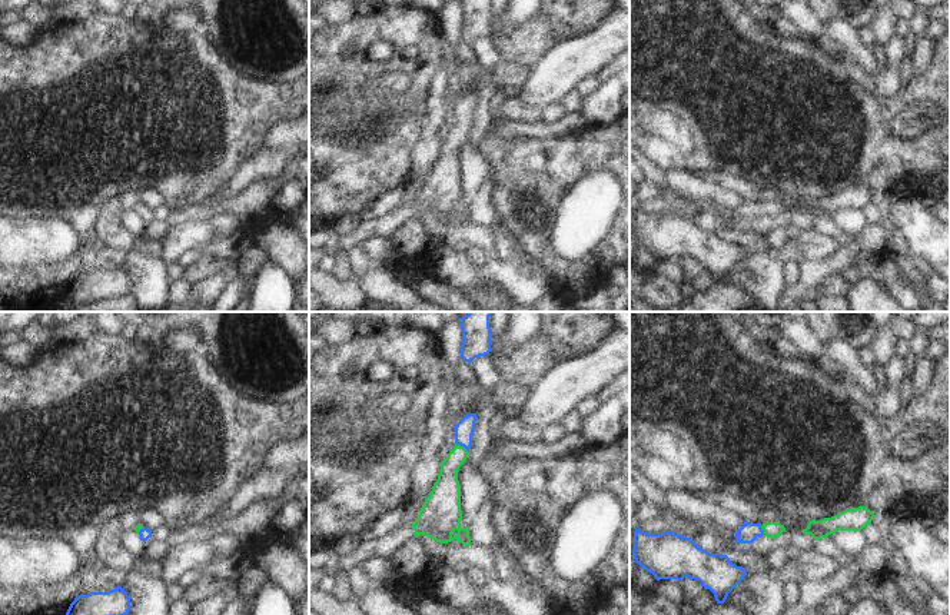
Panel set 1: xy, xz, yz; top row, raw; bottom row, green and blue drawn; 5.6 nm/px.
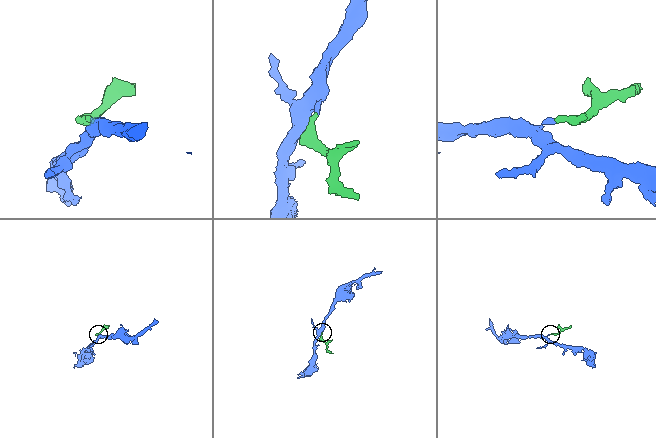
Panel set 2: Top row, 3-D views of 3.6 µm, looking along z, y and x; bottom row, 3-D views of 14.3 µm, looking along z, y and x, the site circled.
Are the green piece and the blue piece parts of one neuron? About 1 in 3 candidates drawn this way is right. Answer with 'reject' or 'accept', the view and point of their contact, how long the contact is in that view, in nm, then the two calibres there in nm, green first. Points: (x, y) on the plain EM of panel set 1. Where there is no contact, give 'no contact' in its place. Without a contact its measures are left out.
accept | xz (459, 125) | 90 nm | 140/110 nm

